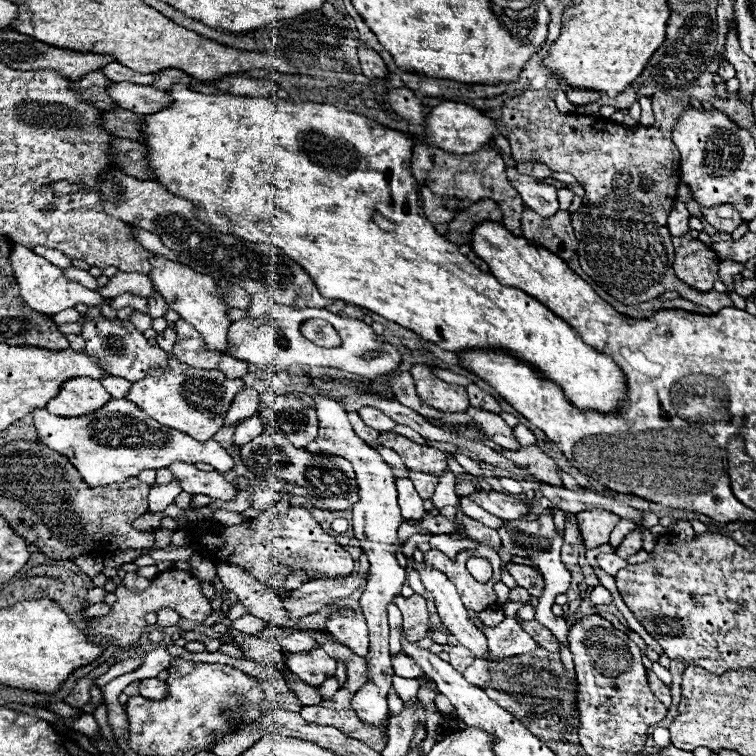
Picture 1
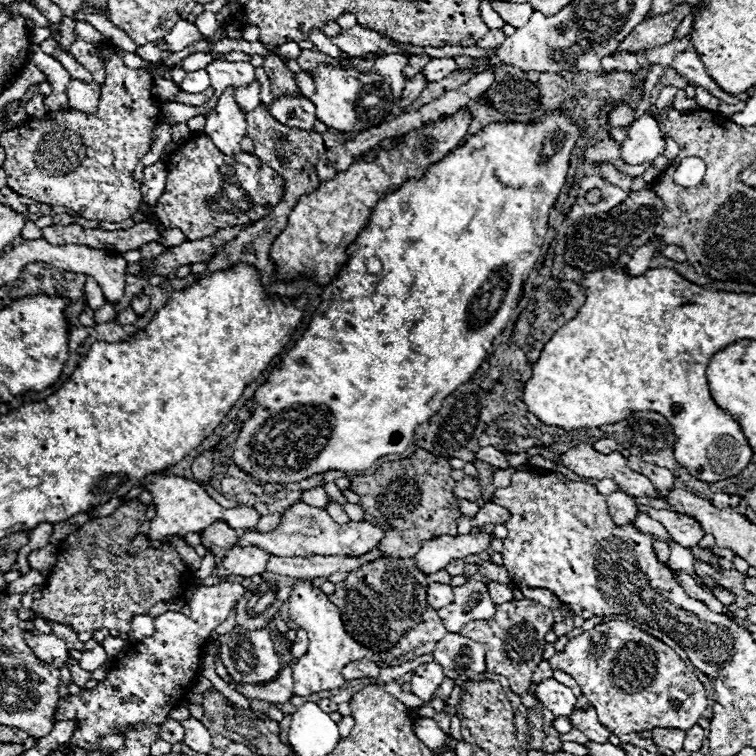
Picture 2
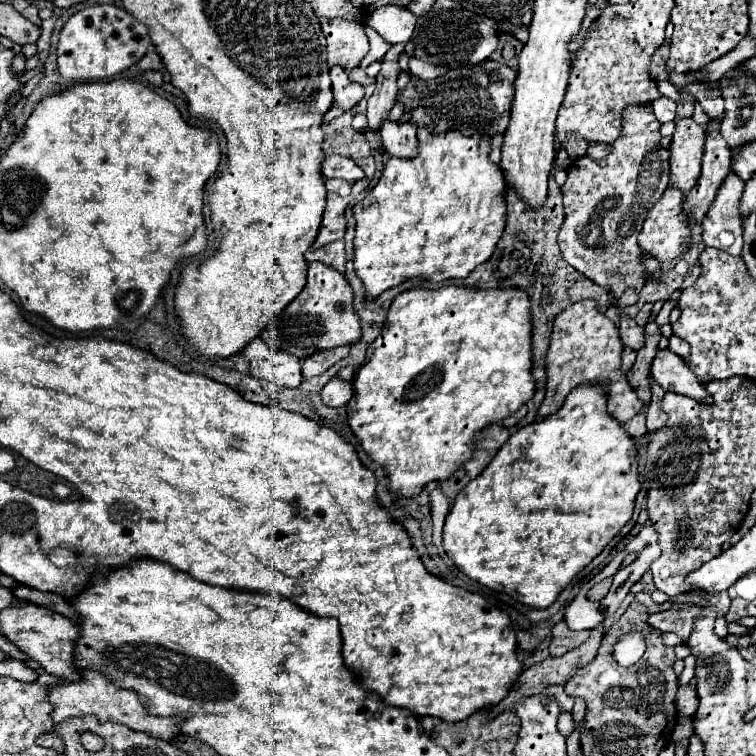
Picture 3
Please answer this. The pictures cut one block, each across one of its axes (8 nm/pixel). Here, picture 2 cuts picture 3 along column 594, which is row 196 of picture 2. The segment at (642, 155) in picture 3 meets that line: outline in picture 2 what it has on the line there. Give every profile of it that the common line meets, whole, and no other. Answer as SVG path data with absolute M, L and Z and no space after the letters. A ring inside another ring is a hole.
M204 134L180 144L166 164L168 178L156 204L156 218L166 228L180 228L186 240L214 236L216 232L208 232L208 228L220 230L262 220L284 196L284 178L270 166L254 154L238 152L236 156L224 156Z

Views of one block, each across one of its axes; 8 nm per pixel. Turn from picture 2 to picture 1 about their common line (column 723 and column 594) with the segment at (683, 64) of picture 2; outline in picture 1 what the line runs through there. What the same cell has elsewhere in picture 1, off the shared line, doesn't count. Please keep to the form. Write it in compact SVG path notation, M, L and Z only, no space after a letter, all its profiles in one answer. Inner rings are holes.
M570 88L566 90L566 96L572 104L592 104L600 98L600 92L598 90L586 90L586 88Z

